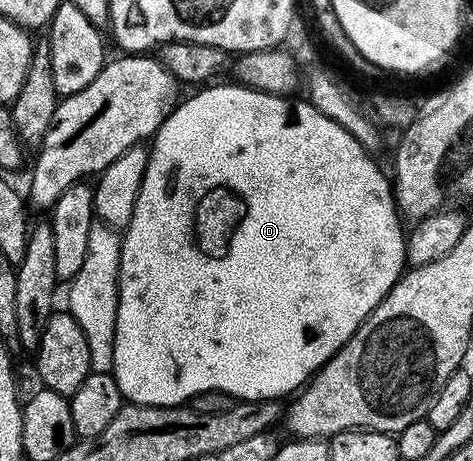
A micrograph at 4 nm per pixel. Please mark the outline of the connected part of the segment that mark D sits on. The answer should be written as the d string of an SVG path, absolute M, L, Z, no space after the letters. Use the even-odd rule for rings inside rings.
M238 83L231 85L215 85L200 88L191 98L180 100L179 104L171 110L170 115L161 123L153 140L149 145L147 154L147 166L145 175L141 179L141 191L137 195L137 207L133 207L133 219L127 225L122 234L121 267L119 268L119 306L117 307L117 335L113 343L113 372L117 379L117 387L121 387L124 398L133 405L183 405L190 402L191 398L199 393L228 393L239 401L273 401L283 399L286 393L294 394L302 390L318 373L323 364L333 356L343 344L361 327L361 323L367 320L368 315L379 306L381 299L396 285L405 272L407 259L407 238L405 236L404 222L395 203L392 182L379 170L376 158L345 131L333 119L321 115L306 100L300 99L295 109L290 105L288 98L274 93L259 93L256 89L248 89Z

